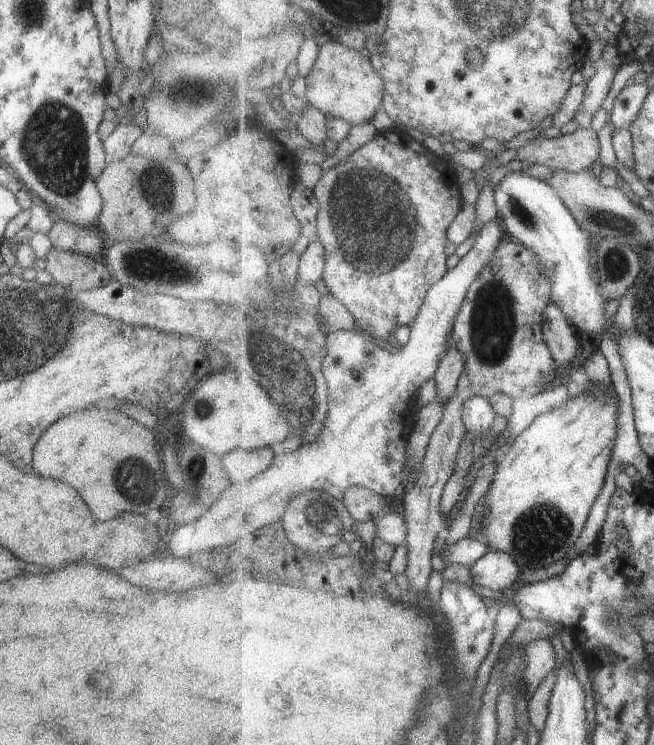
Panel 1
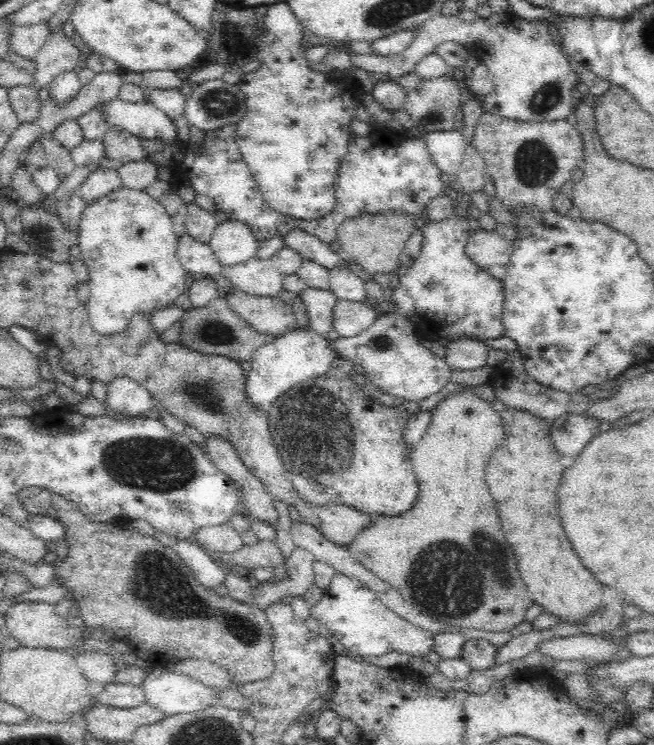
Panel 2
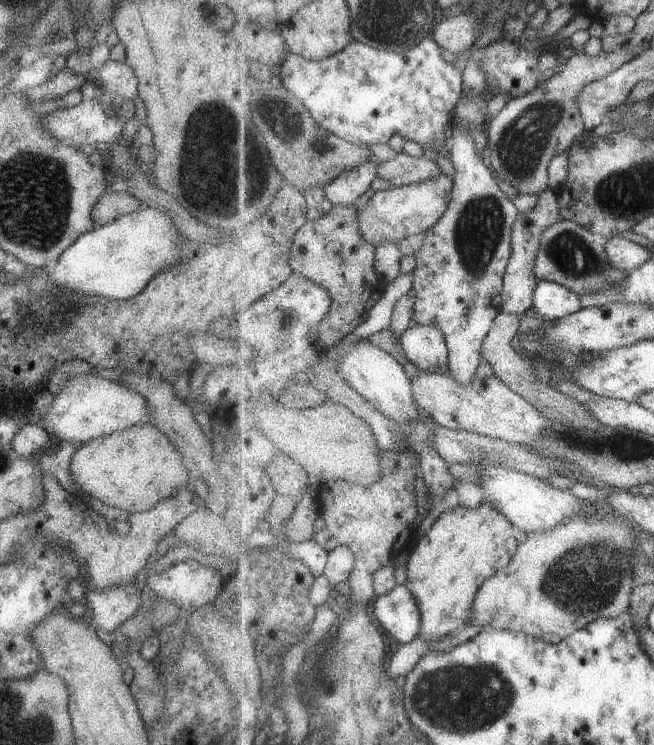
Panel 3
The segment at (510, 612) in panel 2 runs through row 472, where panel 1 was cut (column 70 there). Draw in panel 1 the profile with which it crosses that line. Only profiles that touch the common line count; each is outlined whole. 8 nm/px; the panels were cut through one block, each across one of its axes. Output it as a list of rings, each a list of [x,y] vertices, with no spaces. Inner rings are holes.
[[[91,407],[57,419],[41,433],[31,454],[33,472],[73,486],[98,521],[113,518],[121,513],[144,515],[149,510],[157,510],[162,506],[169,487],[153,429],[137,424],[119,409]]]

